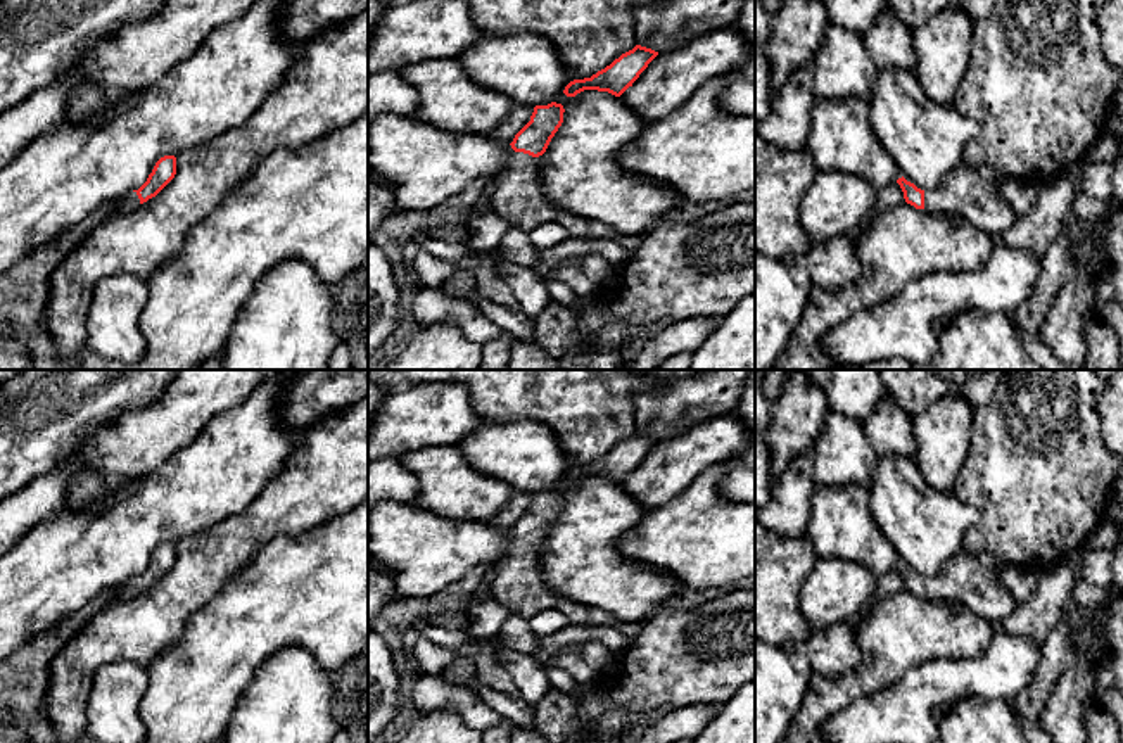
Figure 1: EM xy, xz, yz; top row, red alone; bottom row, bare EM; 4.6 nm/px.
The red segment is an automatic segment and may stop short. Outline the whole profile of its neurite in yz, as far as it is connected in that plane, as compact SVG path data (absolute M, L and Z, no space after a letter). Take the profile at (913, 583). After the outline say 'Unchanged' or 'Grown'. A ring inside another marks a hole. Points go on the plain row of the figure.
M968 551L955 555L940 574L928 579L917 575L904 563L897 570L904 579L905 589L916 596L966 608L990 622L1004 619L1019 605L1002 584L999 572L981 565Z. Grown

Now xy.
M164 543L161 544L147 568L138 575L124 582L117 591L117 600L128 600L136 596L140 591L155 584L176 562L176 544Z. Grown

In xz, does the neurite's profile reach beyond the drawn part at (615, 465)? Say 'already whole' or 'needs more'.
already whole

